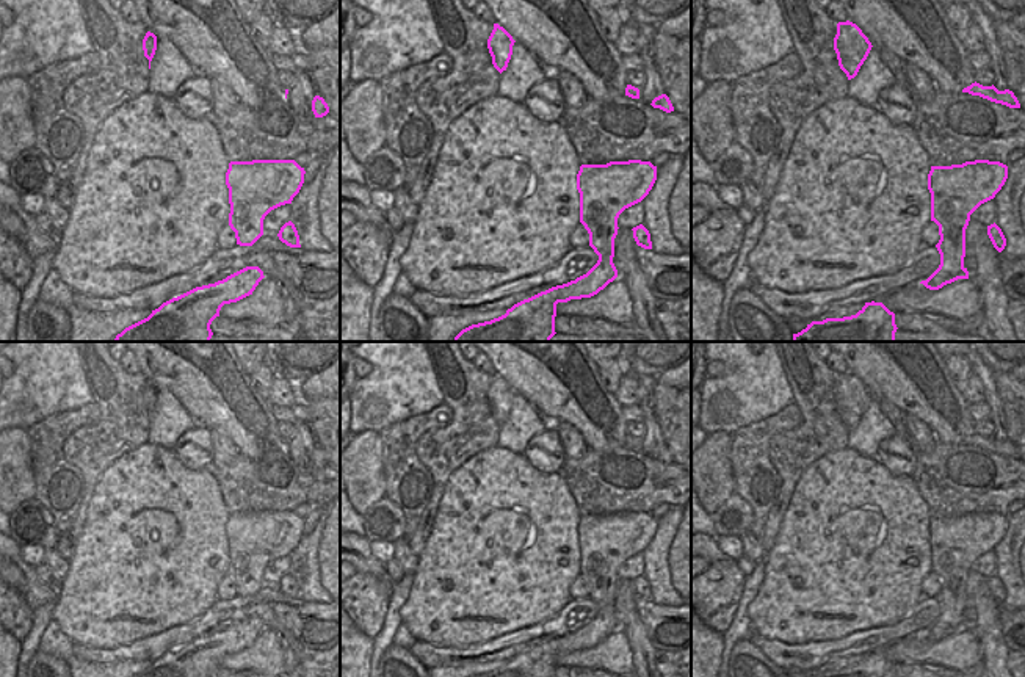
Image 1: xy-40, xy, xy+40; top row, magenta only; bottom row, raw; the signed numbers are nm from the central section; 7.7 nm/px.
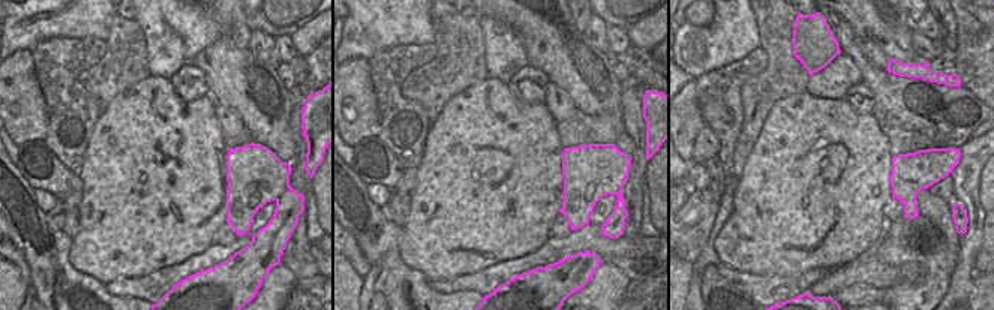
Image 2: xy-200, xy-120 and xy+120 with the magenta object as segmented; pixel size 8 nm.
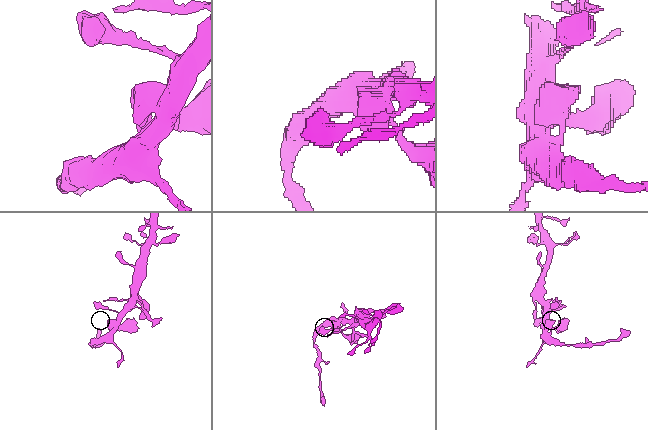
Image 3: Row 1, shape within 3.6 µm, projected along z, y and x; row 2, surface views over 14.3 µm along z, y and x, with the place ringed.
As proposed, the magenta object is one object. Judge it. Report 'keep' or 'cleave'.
keep

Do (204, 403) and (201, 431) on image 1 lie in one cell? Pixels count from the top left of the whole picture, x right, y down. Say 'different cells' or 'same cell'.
different cells

